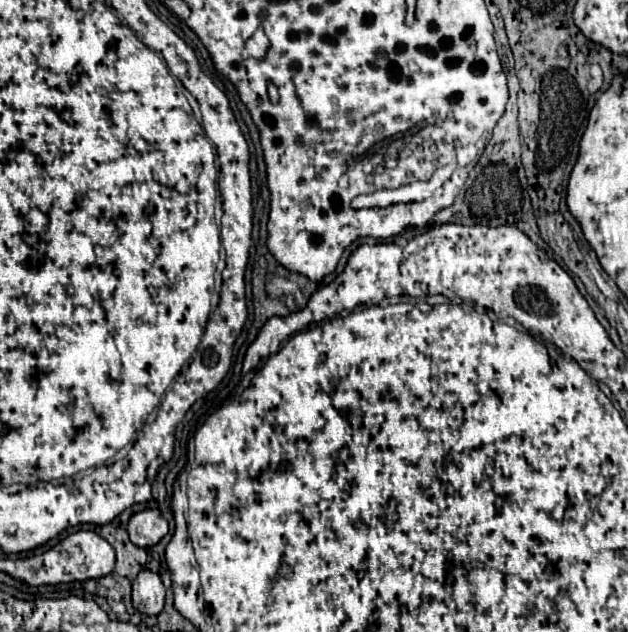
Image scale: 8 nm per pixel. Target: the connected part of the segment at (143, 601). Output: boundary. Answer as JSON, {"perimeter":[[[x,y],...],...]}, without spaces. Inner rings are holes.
{"perimeter":[[[140,571],[132,583],[134,607],[144,615],[158,615],[164,607],[164,585],[158,573]]]}

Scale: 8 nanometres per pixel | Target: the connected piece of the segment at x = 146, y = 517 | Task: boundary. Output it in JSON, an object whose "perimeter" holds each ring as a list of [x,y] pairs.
{"perimeter":[[[144,509],[128,523],[130,541],[138,547],[152,547],[168,533],[168,523],[158,509]]]}

